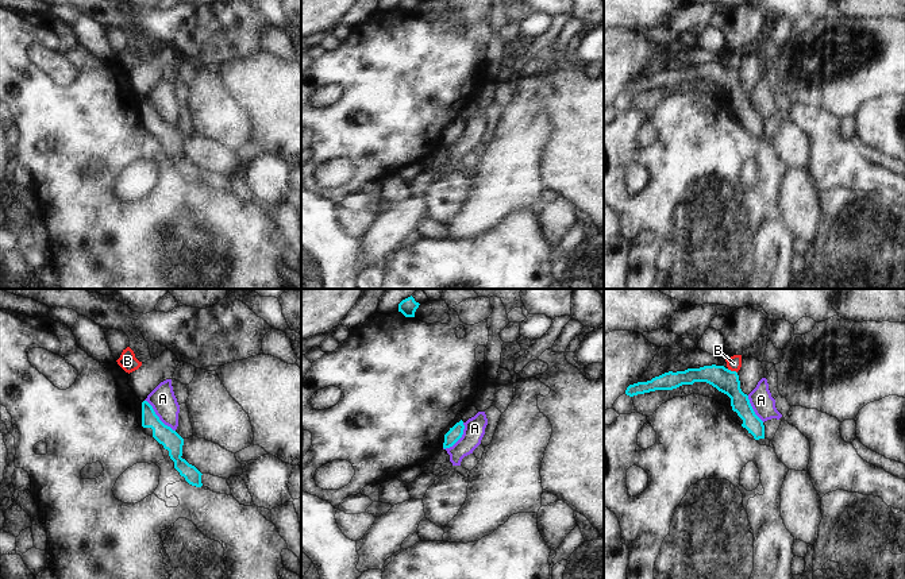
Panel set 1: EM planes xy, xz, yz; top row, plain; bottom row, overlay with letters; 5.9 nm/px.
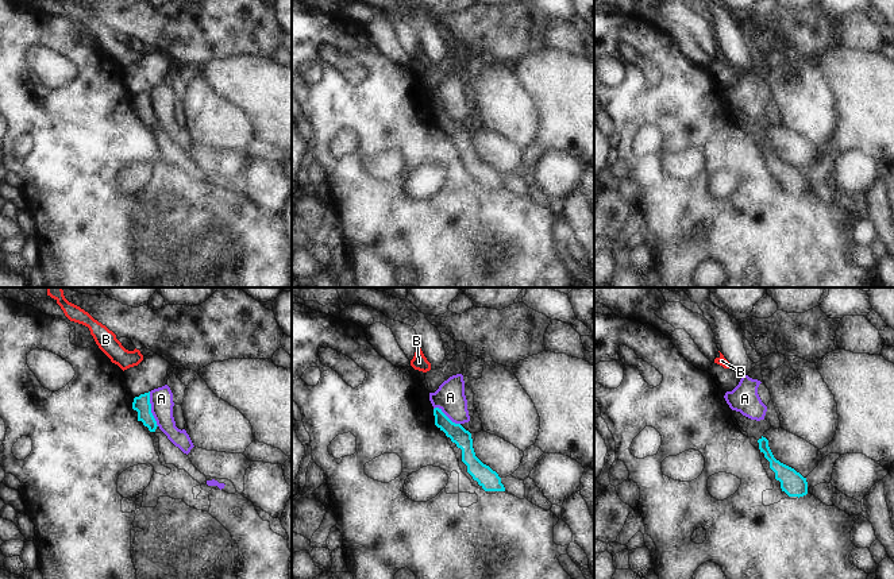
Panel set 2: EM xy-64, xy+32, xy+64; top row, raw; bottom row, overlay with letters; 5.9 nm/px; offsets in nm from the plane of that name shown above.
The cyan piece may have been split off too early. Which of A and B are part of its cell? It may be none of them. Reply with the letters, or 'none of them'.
none of them

